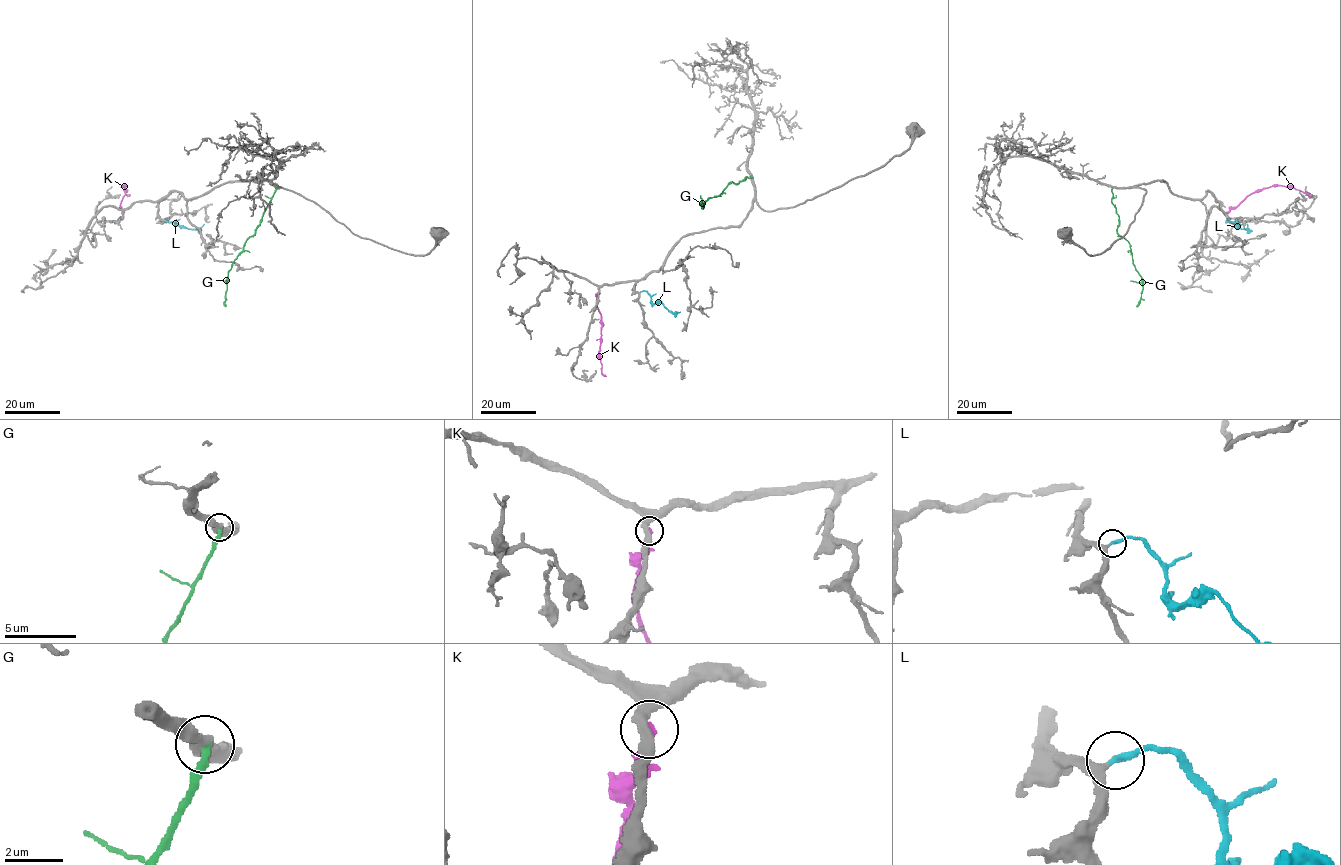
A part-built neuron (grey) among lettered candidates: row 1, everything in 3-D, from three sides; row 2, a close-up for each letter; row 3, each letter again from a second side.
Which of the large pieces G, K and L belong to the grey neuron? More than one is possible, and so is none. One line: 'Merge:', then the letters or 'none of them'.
Merge: L

